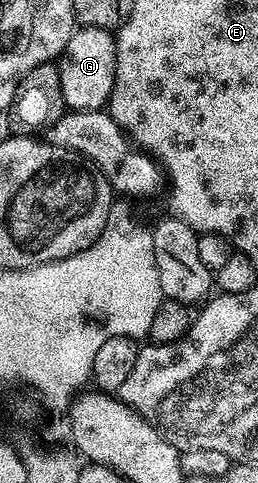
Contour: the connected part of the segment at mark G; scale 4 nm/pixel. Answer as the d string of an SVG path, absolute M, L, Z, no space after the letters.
M79 26L56 62L60 73L60 89L67 108L72 111L101 111L110 102L116 77L115 36L99 27Z

